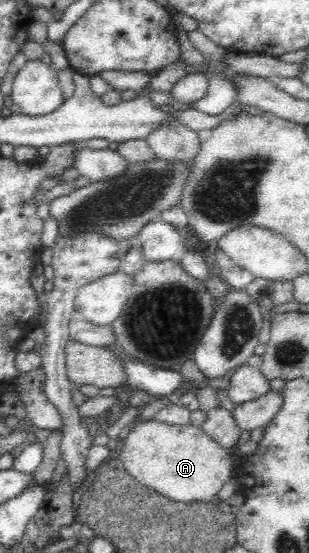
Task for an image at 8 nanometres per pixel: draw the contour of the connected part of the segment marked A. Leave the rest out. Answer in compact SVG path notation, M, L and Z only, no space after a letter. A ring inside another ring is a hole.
M143 416L123 434L123 448L117 457L126 473L162 496L176 502L208 502L214 500L231 480L234 469L229 452L202 430L191 424L169 426L152 422Z

